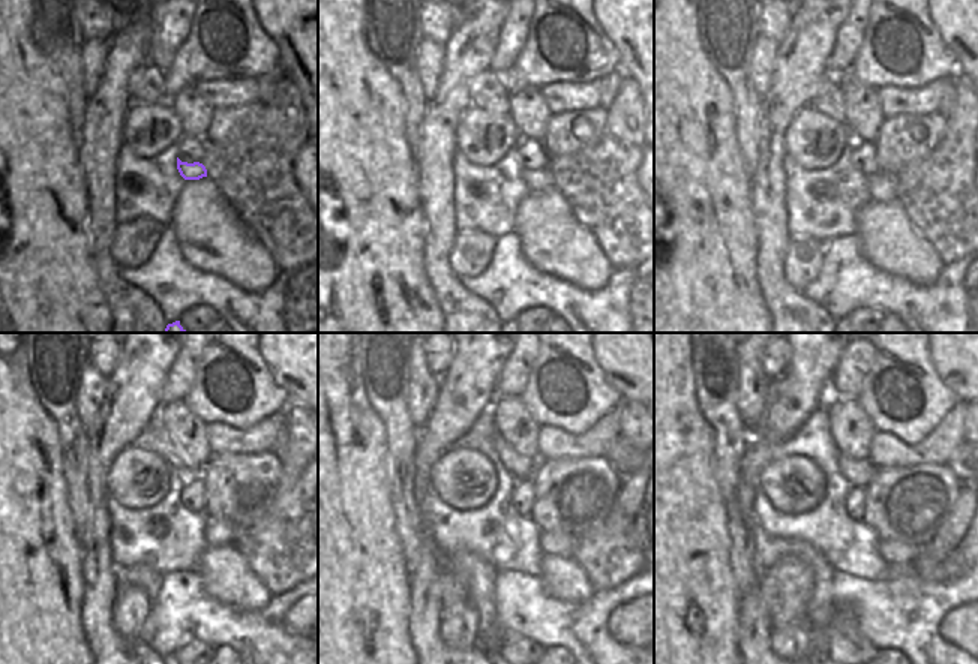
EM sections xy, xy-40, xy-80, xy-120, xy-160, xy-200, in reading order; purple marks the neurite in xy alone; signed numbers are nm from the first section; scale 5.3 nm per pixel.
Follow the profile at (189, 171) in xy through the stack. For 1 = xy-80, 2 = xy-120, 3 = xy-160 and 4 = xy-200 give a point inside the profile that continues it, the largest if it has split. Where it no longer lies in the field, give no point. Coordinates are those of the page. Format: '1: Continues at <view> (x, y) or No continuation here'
1: Continues at xy-80 (882, 189)
2: Continues at xy-120 (216, 532)
3: Continues at xy-160 (560, 544)
4: Continues at xy-200 (893, 552)

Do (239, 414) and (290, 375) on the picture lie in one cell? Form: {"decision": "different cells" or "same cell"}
{"decision": "different cells"}

